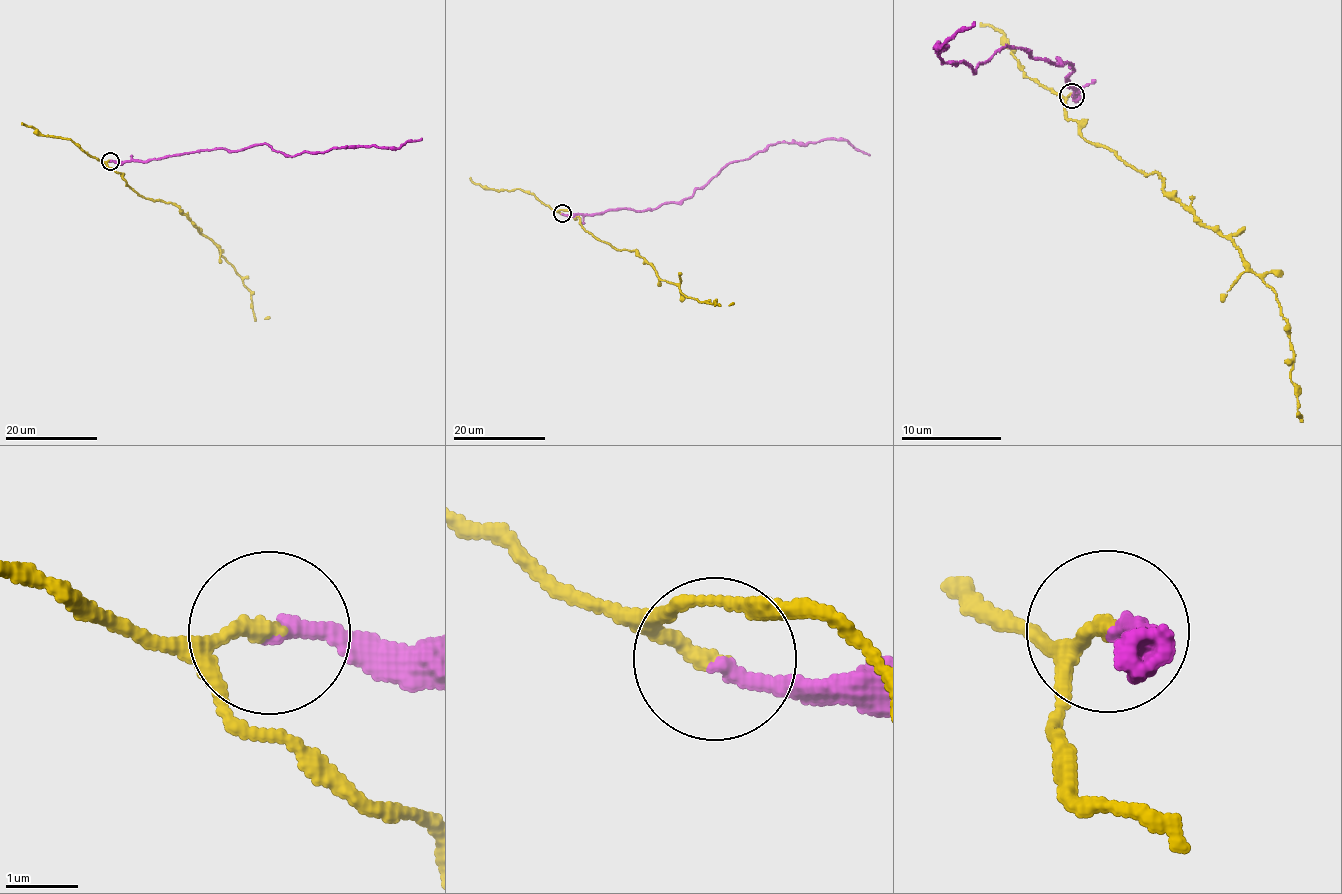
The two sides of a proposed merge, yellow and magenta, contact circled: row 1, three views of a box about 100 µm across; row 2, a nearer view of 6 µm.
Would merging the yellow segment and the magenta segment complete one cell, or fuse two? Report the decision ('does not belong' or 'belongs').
does not belong

